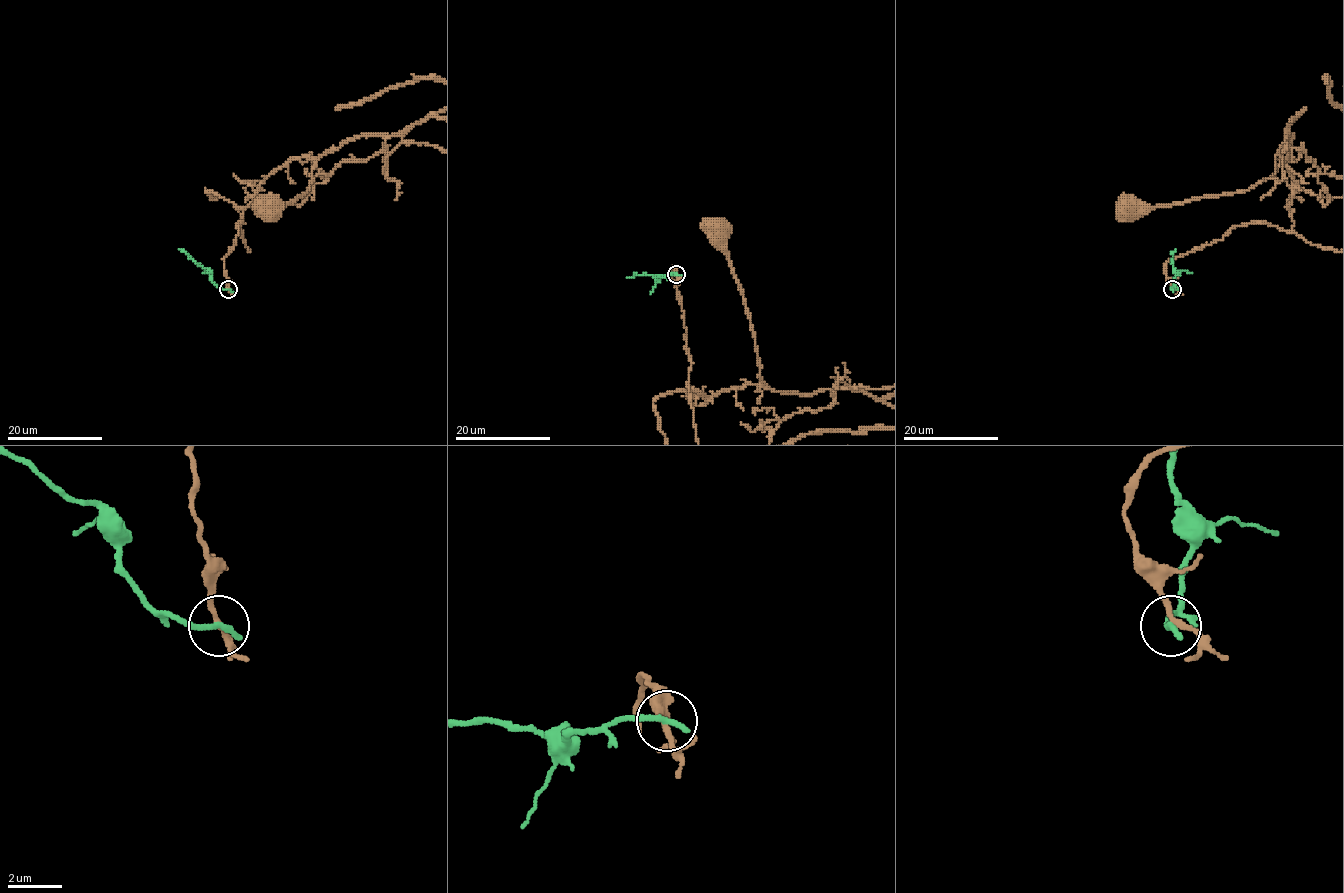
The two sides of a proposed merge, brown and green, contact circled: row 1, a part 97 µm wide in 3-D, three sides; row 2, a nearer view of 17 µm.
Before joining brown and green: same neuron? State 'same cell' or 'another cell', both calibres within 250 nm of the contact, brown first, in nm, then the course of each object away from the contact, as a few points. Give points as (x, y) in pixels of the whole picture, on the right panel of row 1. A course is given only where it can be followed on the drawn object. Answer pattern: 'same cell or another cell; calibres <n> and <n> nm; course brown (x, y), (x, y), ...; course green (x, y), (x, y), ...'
another cell; calibres 190 and 280 nm; course brown (1172, 289), (1164, 265), (1234, 226), (1292, 231), (1297, 185), (1283, 155), (1246, 190), (1131, 211); course green (1172, 289), (1172, 252), (1176, 249)

